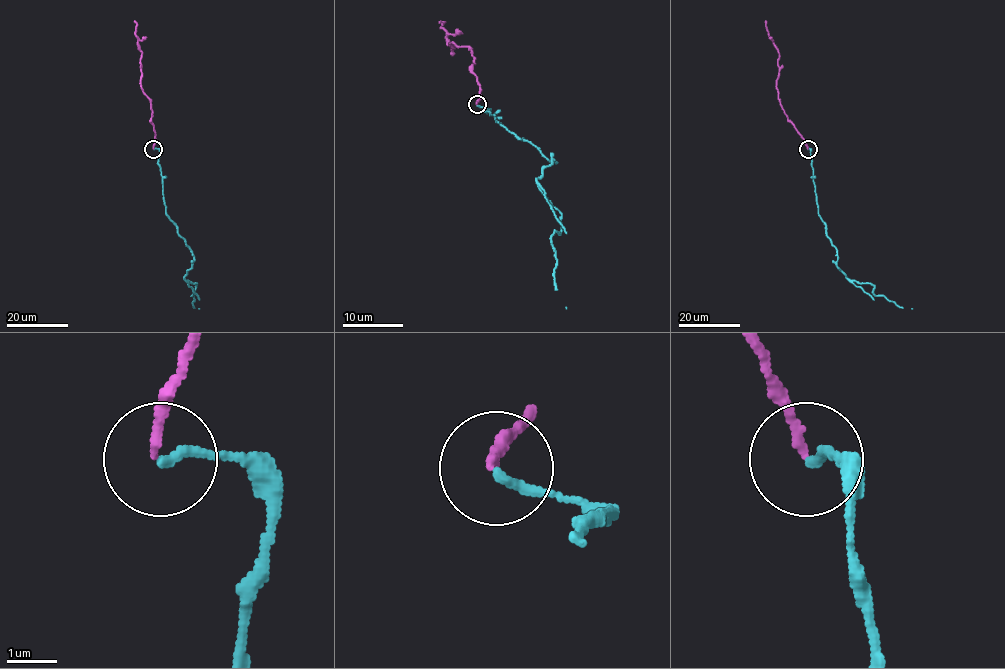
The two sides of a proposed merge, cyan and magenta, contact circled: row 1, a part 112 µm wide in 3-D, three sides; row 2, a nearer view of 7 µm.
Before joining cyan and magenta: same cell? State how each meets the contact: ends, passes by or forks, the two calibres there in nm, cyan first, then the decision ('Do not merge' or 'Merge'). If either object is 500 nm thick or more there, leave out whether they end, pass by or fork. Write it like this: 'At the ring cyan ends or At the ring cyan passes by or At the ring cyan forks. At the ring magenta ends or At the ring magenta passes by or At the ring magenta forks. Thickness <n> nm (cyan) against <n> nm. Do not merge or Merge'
At the ring cyan ends. At the ring magenta ends. Thickness 200 nm (cyan) against 160 nm. Merge

